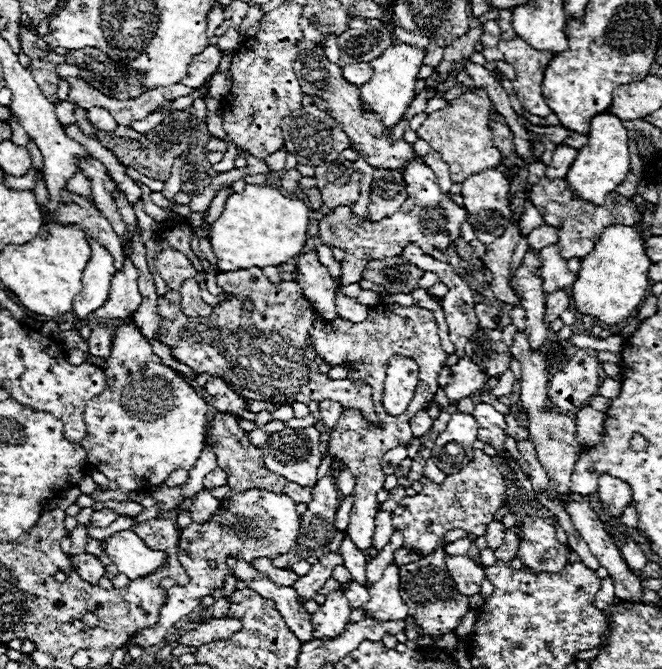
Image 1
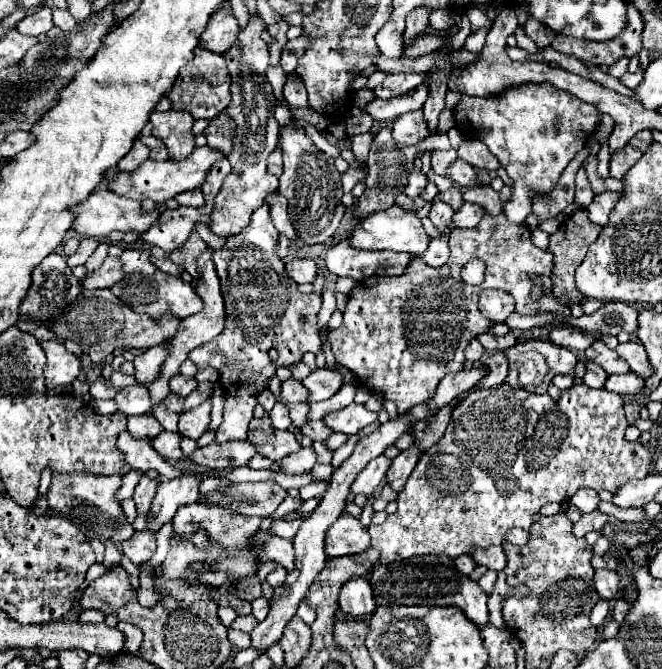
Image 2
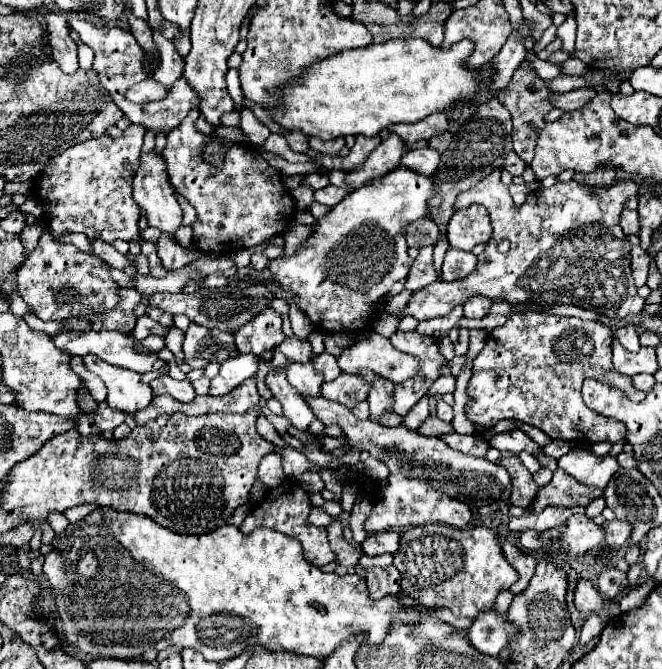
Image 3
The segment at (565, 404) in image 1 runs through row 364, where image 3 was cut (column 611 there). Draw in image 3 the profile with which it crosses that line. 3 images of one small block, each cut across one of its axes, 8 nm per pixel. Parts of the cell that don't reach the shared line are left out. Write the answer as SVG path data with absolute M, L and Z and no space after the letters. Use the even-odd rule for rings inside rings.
M606 566L600 574L598 574L598 592L606 600L618 596L620 592L624 592L624 588L628 586L628 574L620 572L614 566Z

